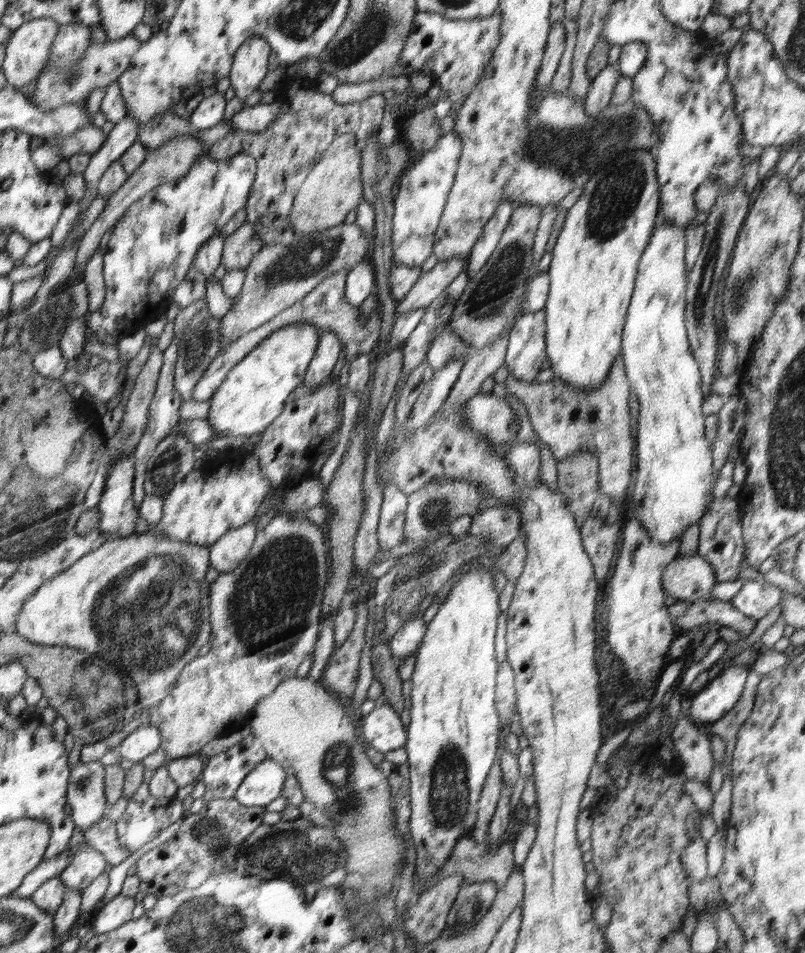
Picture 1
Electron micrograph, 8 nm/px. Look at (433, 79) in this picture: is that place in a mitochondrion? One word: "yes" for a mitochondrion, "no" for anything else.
no

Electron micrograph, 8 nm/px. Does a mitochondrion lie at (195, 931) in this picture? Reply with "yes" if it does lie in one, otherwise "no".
yes

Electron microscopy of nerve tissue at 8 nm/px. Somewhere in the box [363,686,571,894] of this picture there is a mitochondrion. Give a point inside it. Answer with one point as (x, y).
(449, 778)

